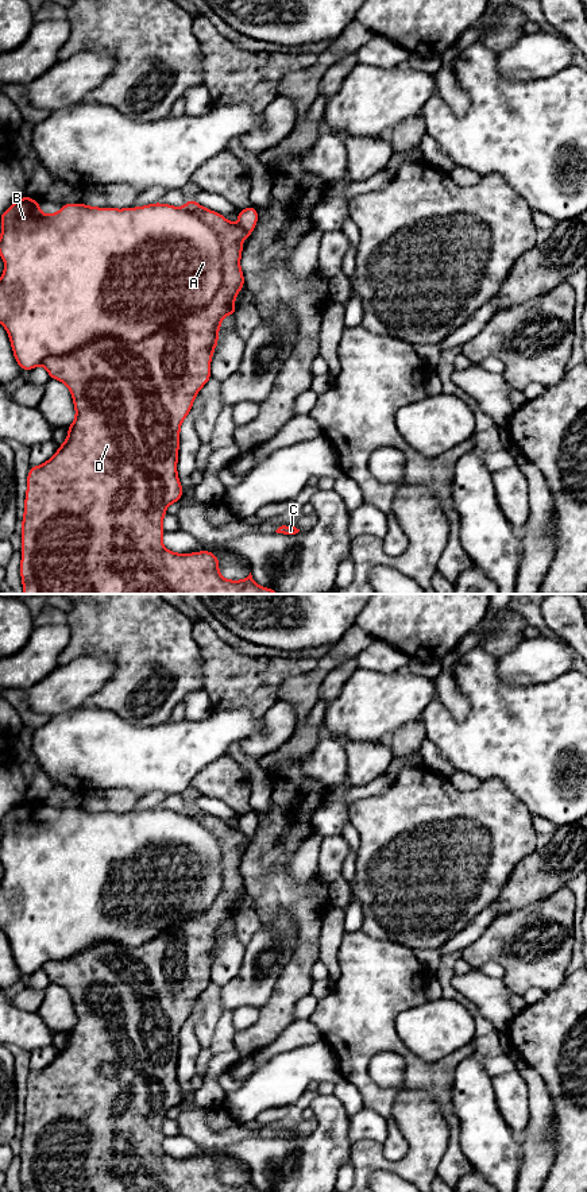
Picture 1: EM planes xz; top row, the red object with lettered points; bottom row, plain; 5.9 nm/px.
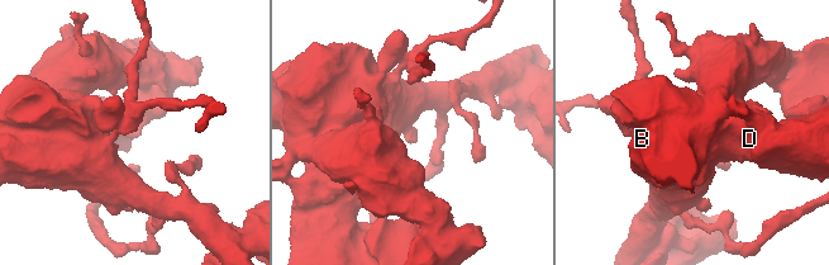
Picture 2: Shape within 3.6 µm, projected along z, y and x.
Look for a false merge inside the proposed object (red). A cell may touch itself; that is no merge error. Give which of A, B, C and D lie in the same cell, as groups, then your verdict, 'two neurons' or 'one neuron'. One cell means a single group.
groups A B / C D; two neurons

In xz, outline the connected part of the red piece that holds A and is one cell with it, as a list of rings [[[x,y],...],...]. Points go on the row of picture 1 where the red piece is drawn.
[[[24,196],[15,201],[1,216],[3,232],[0,235],[0,255],[5,263],[0,277],[0,324],[7,329],[13,350],[15,360],[22,371],[32,370],[50,356],[61,356],[90,342],[113,337],[134,343],[143,340],[181,316],[205,308],[217,294],[223,283],[223,254],[219,236],[190,211],[167,204],[150,204],[138,208],[96,208],[85,204],[65,204],[54,215],[43,215],[39,201]]]

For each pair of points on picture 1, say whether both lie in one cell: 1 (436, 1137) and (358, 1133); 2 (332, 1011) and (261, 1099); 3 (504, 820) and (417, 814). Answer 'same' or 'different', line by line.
1: different
2: different
3: same

